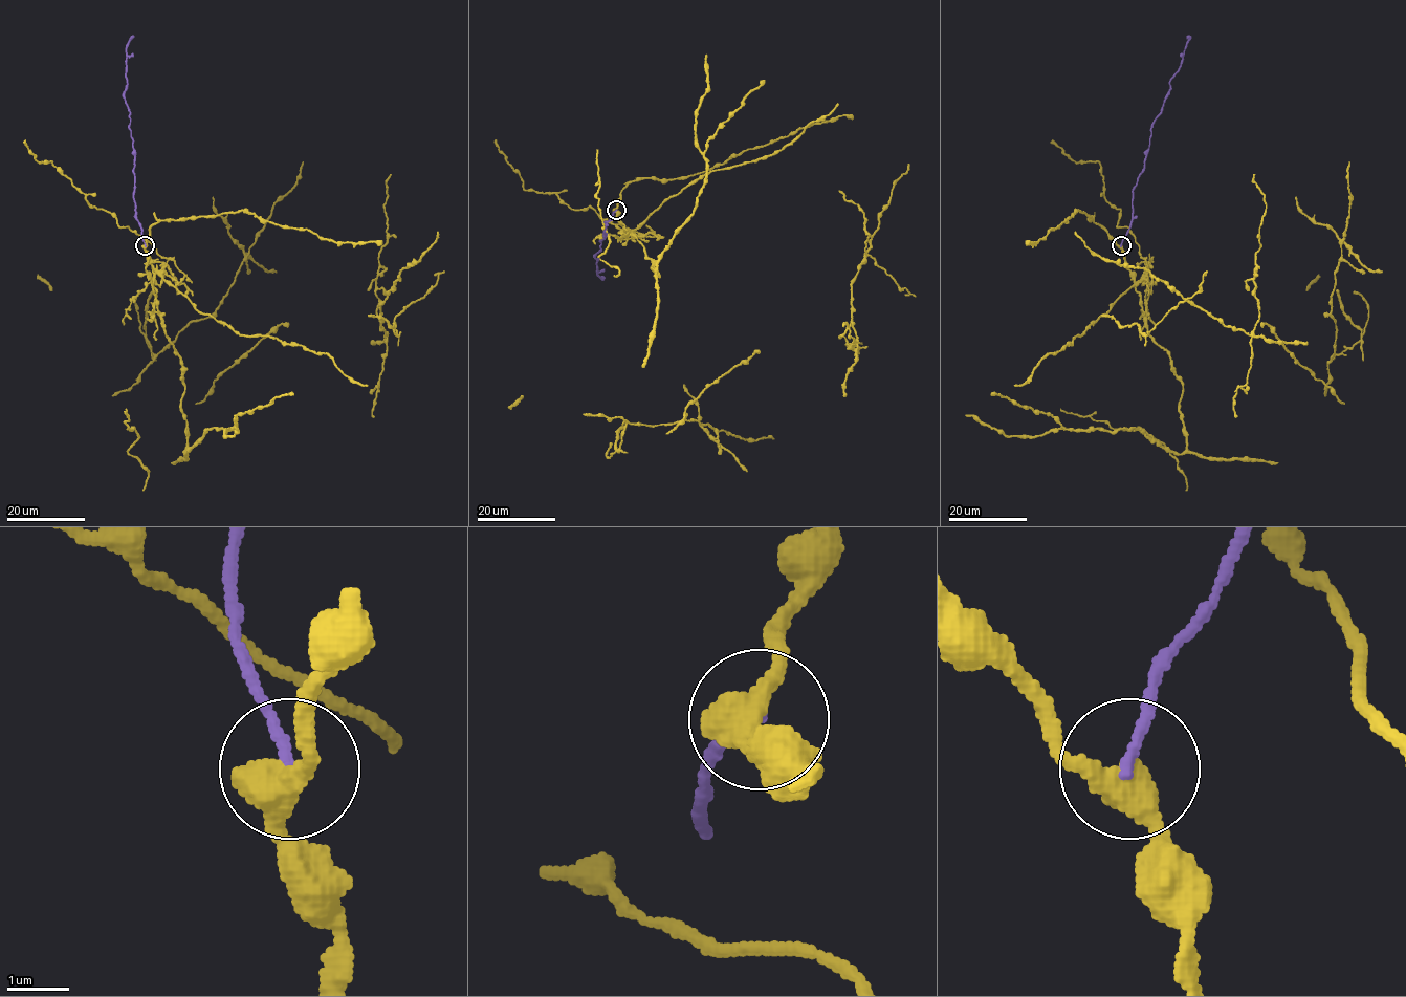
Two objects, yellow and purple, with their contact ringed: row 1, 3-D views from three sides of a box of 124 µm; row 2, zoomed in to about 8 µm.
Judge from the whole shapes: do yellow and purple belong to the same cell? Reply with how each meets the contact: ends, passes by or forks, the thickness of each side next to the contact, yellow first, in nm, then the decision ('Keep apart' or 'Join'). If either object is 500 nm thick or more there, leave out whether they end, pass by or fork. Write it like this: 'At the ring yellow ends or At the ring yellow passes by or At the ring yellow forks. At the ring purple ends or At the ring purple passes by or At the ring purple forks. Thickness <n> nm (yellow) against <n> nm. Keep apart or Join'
At the ring yellow passes by. At the ring purple ends. Thickness 480 nm (yellow) against 170 nm. Keep apart

